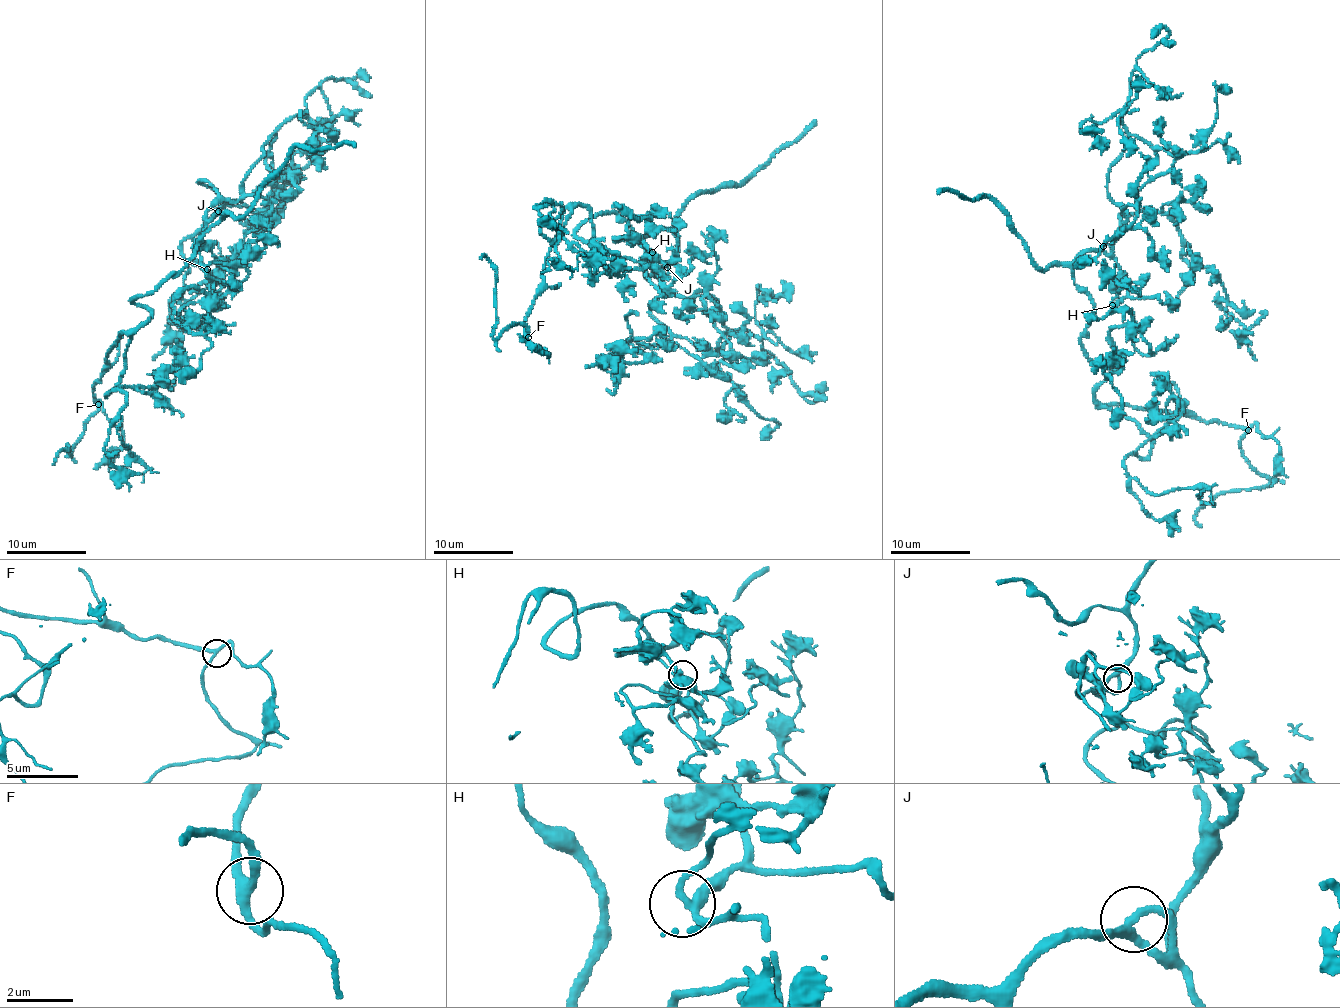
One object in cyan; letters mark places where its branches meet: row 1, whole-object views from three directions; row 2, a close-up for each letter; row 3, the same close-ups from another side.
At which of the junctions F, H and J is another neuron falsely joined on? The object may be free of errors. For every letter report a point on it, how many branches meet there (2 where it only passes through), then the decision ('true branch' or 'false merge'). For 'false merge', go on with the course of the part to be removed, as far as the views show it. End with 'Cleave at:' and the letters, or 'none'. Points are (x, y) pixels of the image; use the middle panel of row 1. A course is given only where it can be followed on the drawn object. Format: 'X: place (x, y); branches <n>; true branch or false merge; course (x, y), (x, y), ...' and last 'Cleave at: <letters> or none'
F: place (528, 337); branches 3; true branch
H: place (652, 252); branches 3; true branch
J: place (667, 267); branches 3; true branch
Cleave at: none

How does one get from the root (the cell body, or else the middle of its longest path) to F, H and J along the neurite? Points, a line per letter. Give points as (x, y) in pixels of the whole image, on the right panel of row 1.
F: (1088, 325), (1081, 344), (1090, 360), (1119, 366), (1095, 391), (1100, 406), (1191, 411), (1202, 421), (1248, 430)
H: (1088, 325), (1093, 304), (1074, 281), (1073, 265), (1083, 253), (1106, 251), (1125, 275), (1127, 295), (1112, 305)
J: (1088, 325), (1093, 304), (1074, 282), (1073, 265), (1083, 253), (1103, 246)

